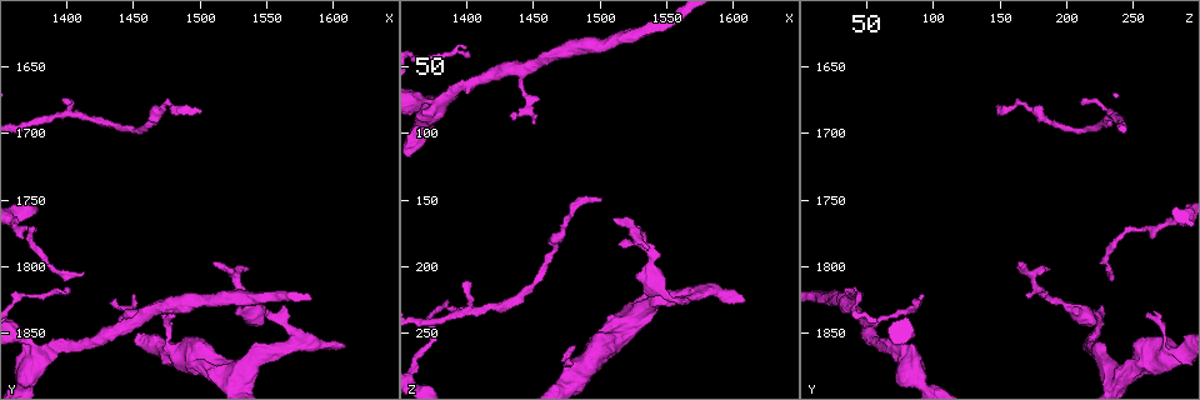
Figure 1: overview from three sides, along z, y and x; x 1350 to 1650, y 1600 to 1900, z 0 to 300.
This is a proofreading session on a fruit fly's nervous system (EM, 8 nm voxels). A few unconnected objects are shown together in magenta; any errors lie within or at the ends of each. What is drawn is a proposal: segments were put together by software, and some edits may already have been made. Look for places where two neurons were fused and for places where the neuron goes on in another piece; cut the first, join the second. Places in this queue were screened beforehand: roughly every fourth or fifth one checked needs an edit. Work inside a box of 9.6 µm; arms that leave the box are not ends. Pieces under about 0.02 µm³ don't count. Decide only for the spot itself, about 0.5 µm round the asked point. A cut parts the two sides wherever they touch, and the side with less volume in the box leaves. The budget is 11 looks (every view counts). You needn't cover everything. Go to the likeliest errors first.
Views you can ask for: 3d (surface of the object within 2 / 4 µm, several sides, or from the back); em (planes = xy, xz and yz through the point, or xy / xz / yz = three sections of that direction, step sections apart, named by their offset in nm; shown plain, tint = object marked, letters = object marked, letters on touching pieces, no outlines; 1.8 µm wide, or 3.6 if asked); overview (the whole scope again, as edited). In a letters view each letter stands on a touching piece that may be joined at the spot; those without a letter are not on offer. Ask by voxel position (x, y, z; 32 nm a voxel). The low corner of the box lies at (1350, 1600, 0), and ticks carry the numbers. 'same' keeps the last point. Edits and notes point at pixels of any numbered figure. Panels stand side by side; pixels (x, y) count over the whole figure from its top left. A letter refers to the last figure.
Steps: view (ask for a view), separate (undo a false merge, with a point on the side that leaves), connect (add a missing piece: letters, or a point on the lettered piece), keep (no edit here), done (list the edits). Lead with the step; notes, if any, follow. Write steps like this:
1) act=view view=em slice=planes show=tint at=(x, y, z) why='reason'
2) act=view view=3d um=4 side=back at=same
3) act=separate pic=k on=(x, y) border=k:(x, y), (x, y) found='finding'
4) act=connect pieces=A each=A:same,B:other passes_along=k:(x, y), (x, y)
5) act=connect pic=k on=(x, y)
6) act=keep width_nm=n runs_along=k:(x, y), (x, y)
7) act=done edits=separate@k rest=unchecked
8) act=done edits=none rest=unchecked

act=view view=em slice=xz step=4 show=tint at=(1608, 1860, 226) why='branch stops here'

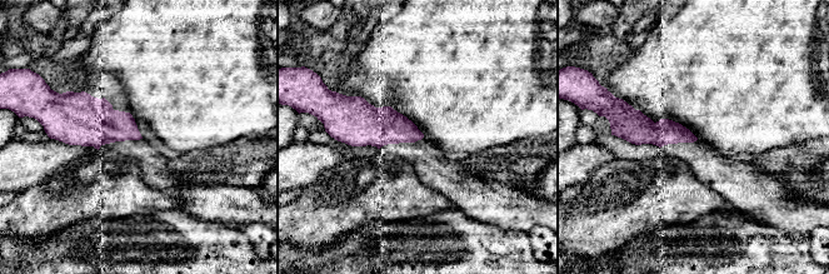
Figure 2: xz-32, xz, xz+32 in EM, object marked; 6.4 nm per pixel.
act=view view=em slice=planes show=letters at=same

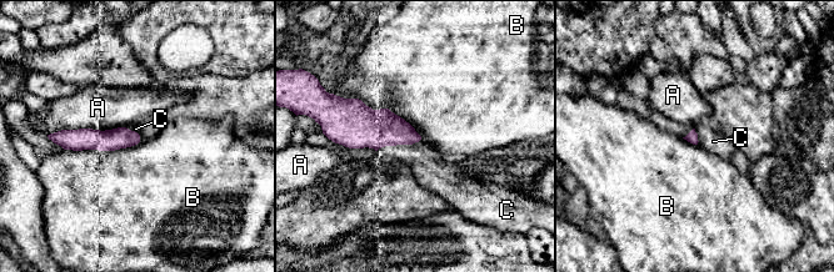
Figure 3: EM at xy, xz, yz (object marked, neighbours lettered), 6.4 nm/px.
act=connect pieces=C each=A:other,B:other,C:same passes_along=3:(364, 127), (399, 144), (428, 166) found='the neuron continues'

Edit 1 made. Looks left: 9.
act=view view=overview why='redraw'

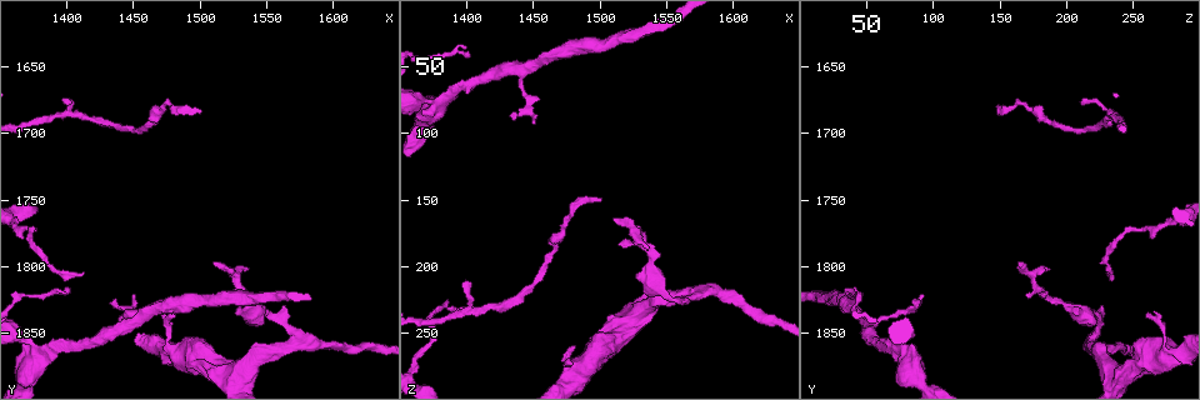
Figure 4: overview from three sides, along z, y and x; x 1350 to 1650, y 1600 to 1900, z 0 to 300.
act=view view=3d um=4 at=(1400, 1678, 210) why='thin end'

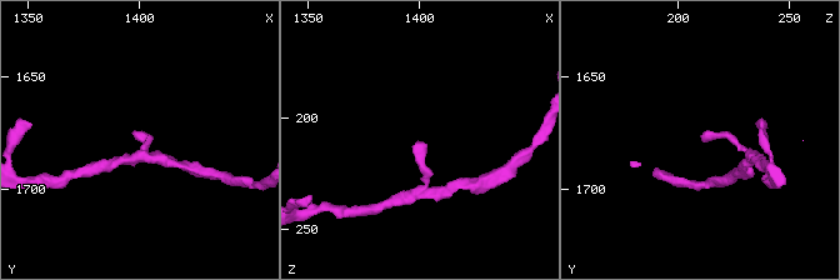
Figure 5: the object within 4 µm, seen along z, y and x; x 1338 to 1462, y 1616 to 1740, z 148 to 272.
act=view view=em slice=xy step=8 show=tint at=(1402, 1679, 212) why='need the tissue'

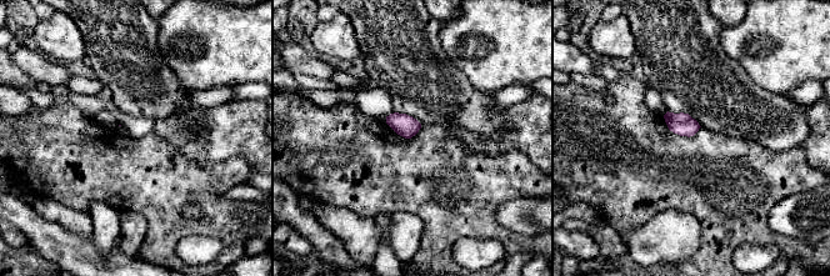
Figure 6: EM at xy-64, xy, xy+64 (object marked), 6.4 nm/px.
act=view view=em slice=planes show=letters at=same

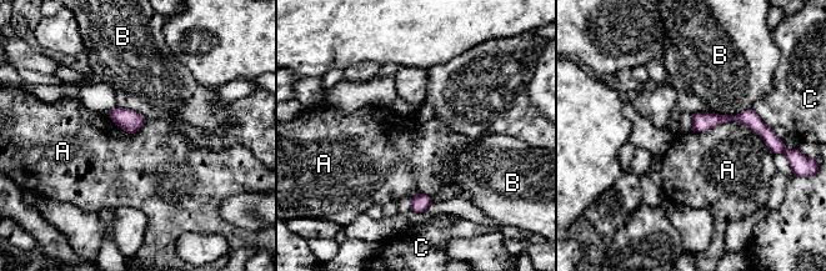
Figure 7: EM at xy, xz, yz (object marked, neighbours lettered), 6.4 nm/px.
act=keep longest_contact=A:550nm each=A:other,B:other,C:other runs_along=7:(695, 116), (749, 118), (771, 140) found='no lettered piece goes on from it'

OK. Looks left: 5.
act=view view=em slice=planes show=tint at=(1412, 1806, 230) why='thin end'

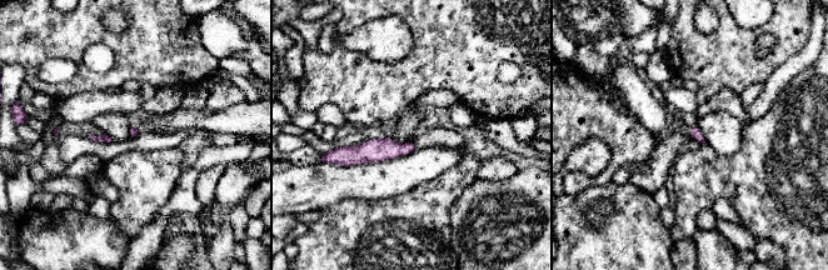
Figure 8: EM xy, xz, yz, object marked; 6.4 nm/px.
act=view view=em slice=planes show=letters at=same

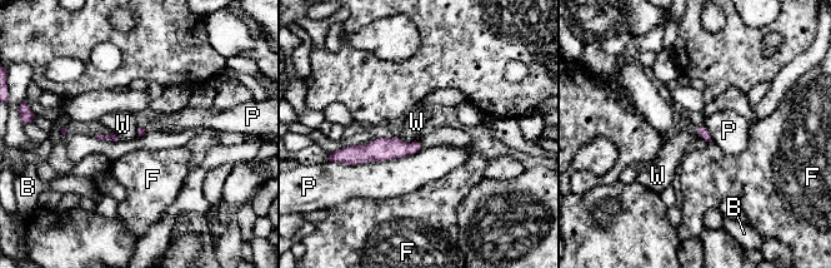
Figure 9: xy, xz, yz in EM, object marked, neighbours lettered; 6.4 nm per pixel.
act=keep each=B:other,F:other,P:other,W:other border=9:(396, 137), (406, 142), (415, 140) found='none of them fits'

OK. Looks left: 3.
act=view view=em slice=planes show=tint at=(1548, 1834, 218) why='sudden change in width'

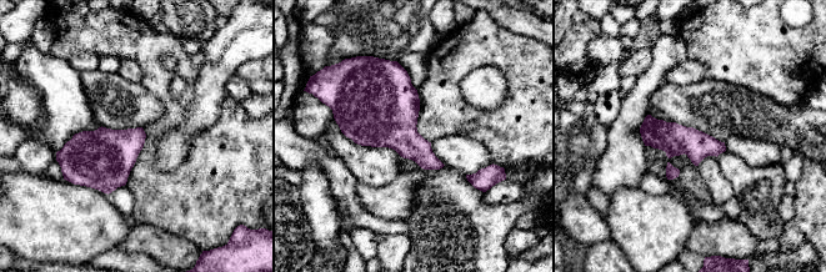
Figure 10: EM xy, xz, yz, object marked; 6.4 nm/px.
act=view view=em slice=planes show=letters at=same

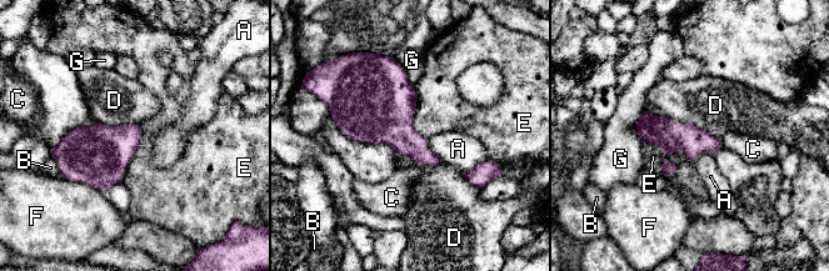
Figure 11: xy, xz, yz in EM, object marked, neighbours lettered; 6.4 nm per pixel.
act=keep each=A:other,B:other,C:other,D:other,E:other,F:other,G:other found='continuous, no second neuron'

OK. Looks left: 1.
act=done edits=connect@3 rest=unchecked

